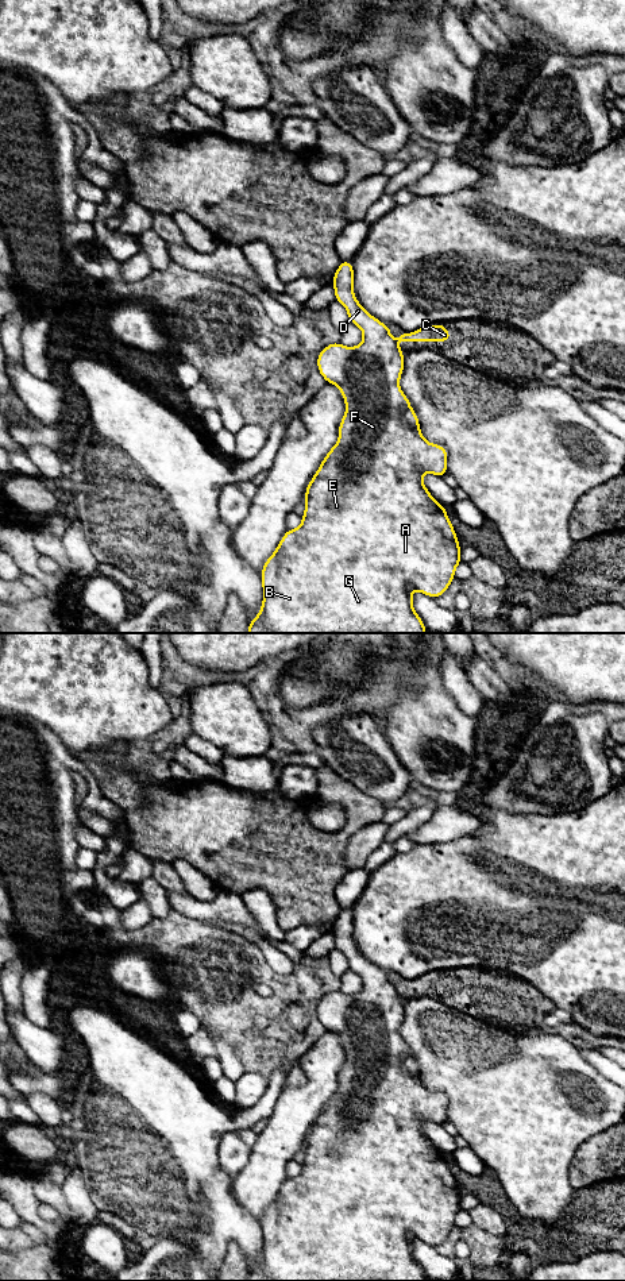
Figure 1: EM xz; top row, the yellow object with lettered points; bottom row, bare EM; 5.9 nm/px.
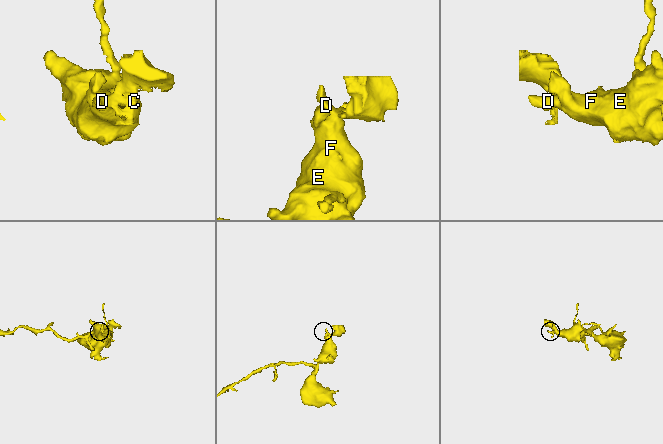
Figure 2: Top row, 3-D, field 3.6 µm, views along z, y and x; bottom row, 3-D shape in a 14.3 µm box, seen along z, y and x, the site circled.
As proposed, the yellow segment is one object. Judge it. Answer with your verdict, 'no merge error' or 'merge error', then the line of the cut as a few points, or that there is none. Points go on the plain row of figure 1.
merge error | xz (385, 973), (388, 977)

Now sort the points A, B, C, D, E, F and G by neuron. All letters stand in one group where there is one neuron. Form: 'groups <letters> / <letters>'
groups A B D E F G / C

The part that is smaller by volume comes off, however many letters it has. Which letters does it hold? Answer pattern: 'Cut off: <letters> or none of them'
Cut off: C

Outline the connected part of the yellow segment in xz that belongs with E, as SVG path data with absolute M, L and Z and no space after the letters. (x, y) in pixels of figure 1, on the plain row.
M342 908L333 922L332 934L335 948L339 949L348 961L348 969L362 977L363 988L355 995L344 995L342 991L329 991L317 1002L317 1016L327 1031L339 1035L346 1050L346 1061L339 1072L339 1087L323 1107L305 1138L305 1160L301 1164L301 1173L288 1177L273 1203L265 1209L262 1216L263 1247L261 1261L248 1273L247 1281L425 1281L427 1276L420 1263L413 1257L413 1239L417 1238L433 1247L439 1246L455 1227L455 1218L460 1212L460 1192L456 1180L447 1164L447 1155L440 1153L424 1133L423 1122L444 1124L447 1119L448 1100L445 1095L427 1089L421 1081L416 1060L410 1054L409 1046L400 1035L400 1026L404 1020L404 999L400 996L387 975L370 962L354 942L354 915L348 908Z

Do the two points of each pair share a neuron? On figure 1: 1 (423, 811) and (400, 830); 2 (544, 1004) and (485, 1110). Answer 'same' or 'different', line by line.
1: same
2: different

